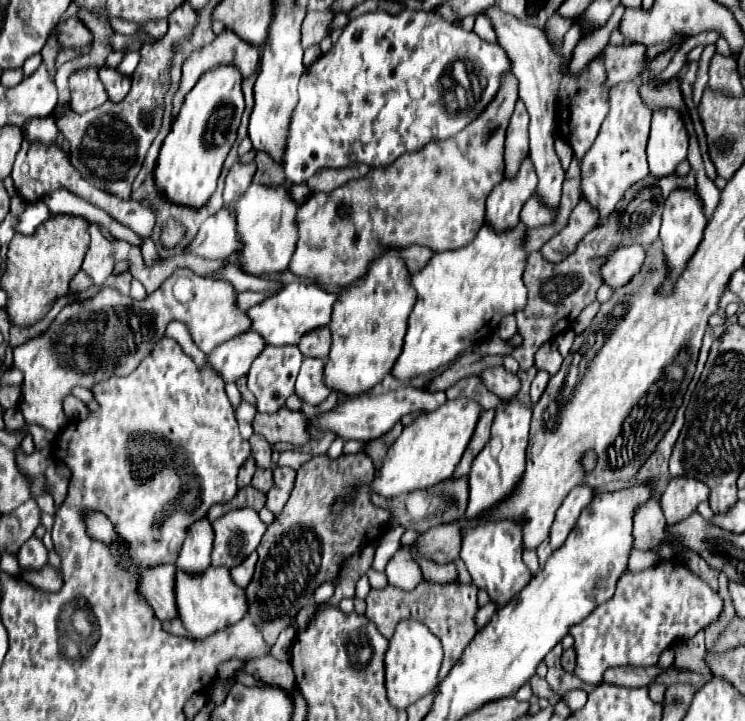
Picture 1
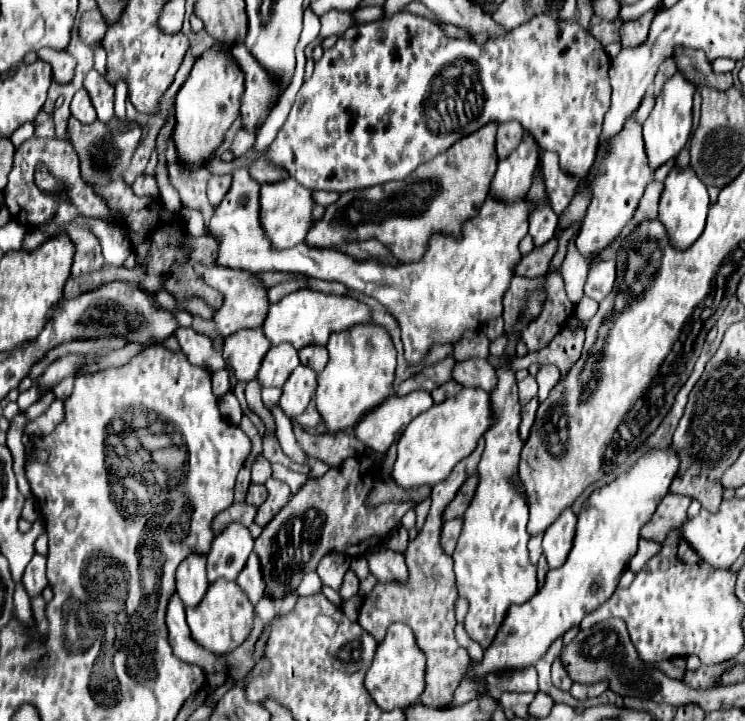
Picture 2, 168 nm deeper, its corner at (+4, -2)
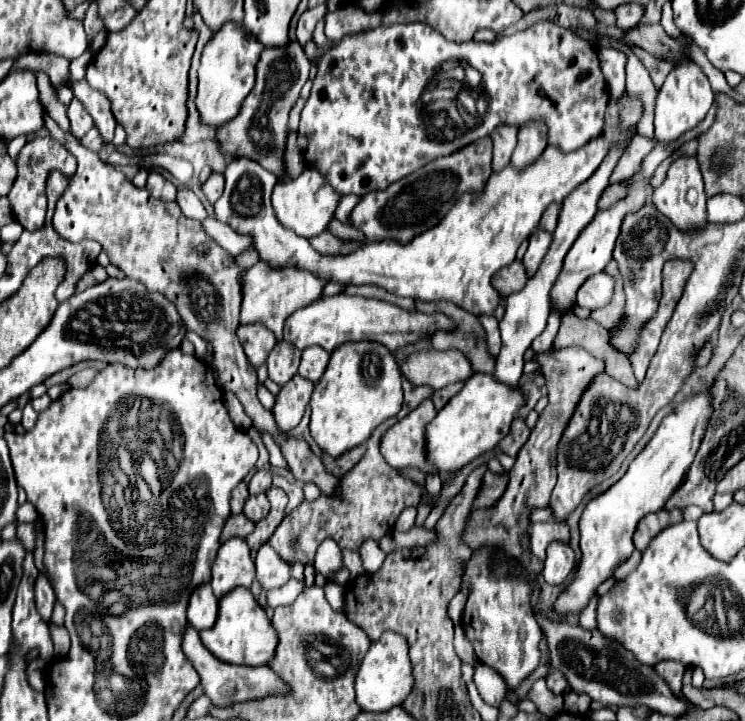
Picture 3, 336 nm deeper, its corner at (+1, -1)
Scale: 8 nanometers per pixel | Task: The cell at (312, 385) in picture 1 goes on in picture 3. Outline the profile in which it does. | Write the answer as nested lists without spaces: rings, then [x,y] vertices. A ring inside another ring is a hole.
[[[300,375],[290,379],[280,389],[280,393],[276,395],[274,407],[270,409],[280,433],[288,433],[300,423],[312,391],[314,391],[314,385],[306,379],[302,379]]]

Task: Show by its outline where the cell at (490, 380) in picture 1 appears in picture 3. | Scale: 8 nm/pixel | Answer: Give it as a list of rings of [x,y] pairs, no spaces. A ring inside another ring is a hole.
[[[420,349],[408,353],[400,363],[402,375],[414,385],[428,385],[434,391],[456,383],[466,381],[472,375],[470,361],[460,351],[434,351]]]

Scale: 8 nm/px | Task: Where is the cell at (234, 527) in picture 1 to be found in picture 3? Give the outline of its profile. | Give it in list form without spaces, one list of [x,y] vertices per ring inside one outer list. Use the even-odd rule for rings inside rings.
[[[232,537],[228,539],[216,555],[212,565],[212,589],[220,599],[236,587],[250,587],[256,577],[254,561],[250,559],[250,549],[244,539]]]

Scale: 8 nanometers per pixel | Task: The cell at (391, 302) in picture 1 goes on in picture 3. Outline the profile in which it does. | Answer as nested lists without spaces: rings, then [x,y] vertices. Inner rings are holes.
[[[372,341],[346,343],[330,355],[330,363],[312,393],[310,435],[326,455],[340,457],[348,449],[366,443],[380,423],[398,415],[400,407],[402,373],[394,355]]]

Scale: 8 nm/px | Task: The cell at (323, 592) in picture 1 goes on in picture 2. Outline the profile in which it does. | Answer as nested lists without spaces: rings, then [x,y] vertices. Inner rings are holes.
[[[309,572],[309,574],[303,576],[303,582],[299,584],[297,592],[303,594],[303,596],[307,596],[307,594],[321,594],[321,588],[323,588],[323,584],[321,584],[317,572]]]

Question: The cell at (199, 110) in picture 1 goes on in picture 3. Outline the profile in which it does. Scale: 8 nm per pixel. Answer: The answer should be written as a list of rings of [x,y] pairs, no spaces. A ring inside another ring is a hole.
[[[228,23],[222,29],[218,29],[218,33],[214,33],[214,37],[204,47],[200,69],[198,69],[200,83],[198,83],[196,107],[204,123],[220,127],[226,121],[230,121],[234,115],[238,115],[242,101],[254,87],[256,63],[262,49],[264,45],[256,37],[246,33],[242,25]]]

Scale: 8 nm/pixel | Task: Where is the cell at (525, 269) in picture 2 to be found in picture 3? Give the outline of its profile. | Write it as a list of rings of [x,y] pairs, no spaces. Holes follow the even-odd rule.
[[[514,261],[512,265],[508,265],[506,269],[500,269],[494,275],[494,287],[498,289],[498,295],[502,299],[514,291],[520,291],[526,281],[528,281],[528,275],[522,267],[522,261]]]

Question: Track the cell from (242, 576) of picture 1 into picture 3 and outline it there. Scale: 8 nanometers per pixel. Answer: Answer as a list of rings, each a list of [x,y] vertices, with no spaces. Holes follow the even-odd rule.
[[[264,545],[256,555],[256,577],[264,589],[282,587],[290,579],[290,563],[282,561],[270,545]]]

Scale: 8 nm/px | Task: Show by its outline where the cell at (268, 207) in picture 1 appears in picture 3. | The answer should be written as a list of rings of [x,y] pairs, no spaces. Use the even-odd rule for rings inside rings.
[[[306,169],[300,177],[286,183],[278,183],[272,193],[272,205],[274,205],[278,221],[306,239],[326,231],[340,199],[342,195],[336,189],[330,189],[330,185],[326,185],[326,179],[316,169]]]

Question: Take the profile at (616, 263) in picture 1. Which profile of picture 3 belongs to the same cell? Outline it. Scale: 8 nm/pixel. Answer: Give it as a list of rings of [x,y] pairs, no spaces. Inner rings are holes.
[[[604,271],[596,273],[594,277],[586,279],[584,285],[578,289],[576,305],[590,309],[590,311],[604,307],[612,297],[612,289],[614,289],[614,279],[610,275],[606,275]]]

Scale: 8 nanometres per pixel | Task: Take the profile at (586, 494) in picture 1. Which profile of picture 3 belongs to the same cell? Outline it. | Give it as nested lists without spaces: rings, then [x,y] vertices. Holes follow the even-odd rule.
[[[552,543],[548,547],[548,557],[544,561],[544,581],[548,585],[562,585],[568,577],[568,573],[574,567],[574,551],[570,545],[564,543]]]

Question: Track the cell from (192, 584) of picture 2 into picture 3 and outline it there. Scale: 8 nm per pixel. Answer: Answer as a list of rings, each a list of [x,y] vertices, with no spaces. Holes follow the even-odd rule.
[[[200,585],[188,603],[188,623],[196,629],[212,629],[218,617],[218,599],[214,597],[210,585]]]

